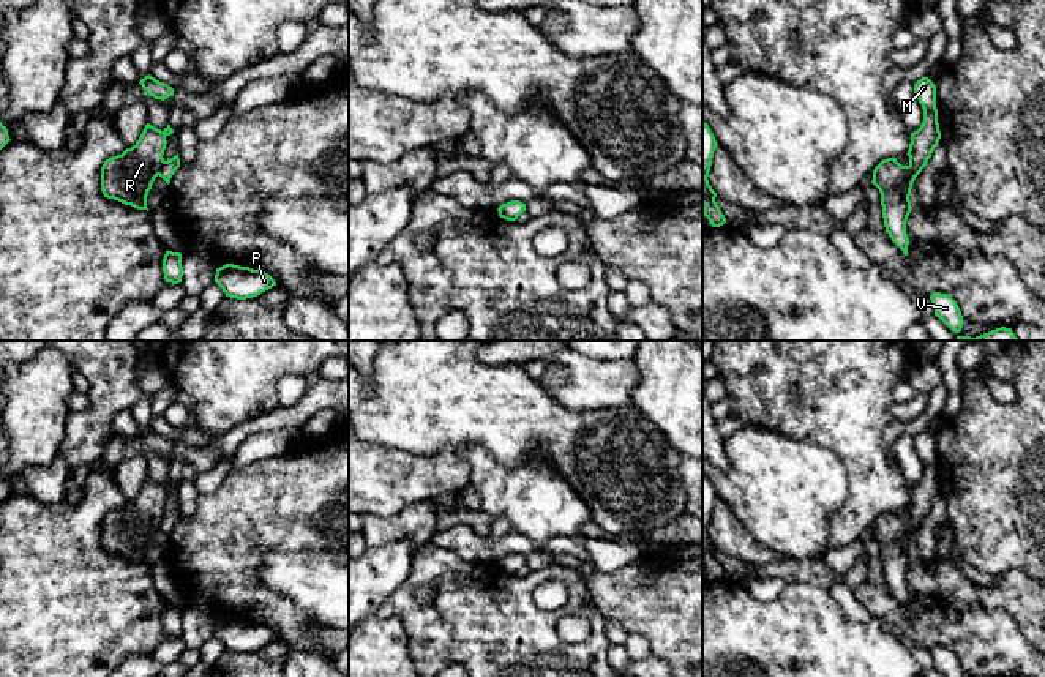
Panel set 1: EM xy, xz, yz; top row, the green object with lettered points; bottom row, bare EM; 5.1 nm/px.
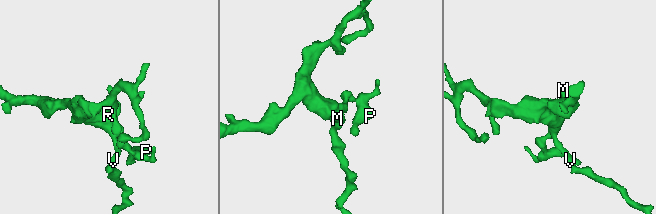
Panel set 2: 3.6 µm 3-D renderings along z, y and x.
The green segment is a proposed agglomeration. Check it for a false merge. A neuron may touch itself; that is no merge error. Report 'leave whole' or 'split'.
leave whole

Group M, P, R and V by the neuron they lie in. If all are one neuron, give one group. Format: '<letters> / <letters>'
M P R V

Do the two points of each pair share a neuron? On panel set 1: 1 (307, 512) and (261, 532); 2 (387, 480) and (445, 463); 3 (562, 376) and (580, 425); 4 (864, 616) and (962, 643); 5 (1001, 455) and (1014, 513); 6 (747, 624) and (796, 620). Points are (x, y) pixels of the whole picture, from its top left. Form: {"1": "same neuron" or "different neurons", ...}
{"1": "same neuron", "2": "same neuron", "3": "different neurons", "4": "different neurons", "5": "same neuron", "6": "same neuron"}

